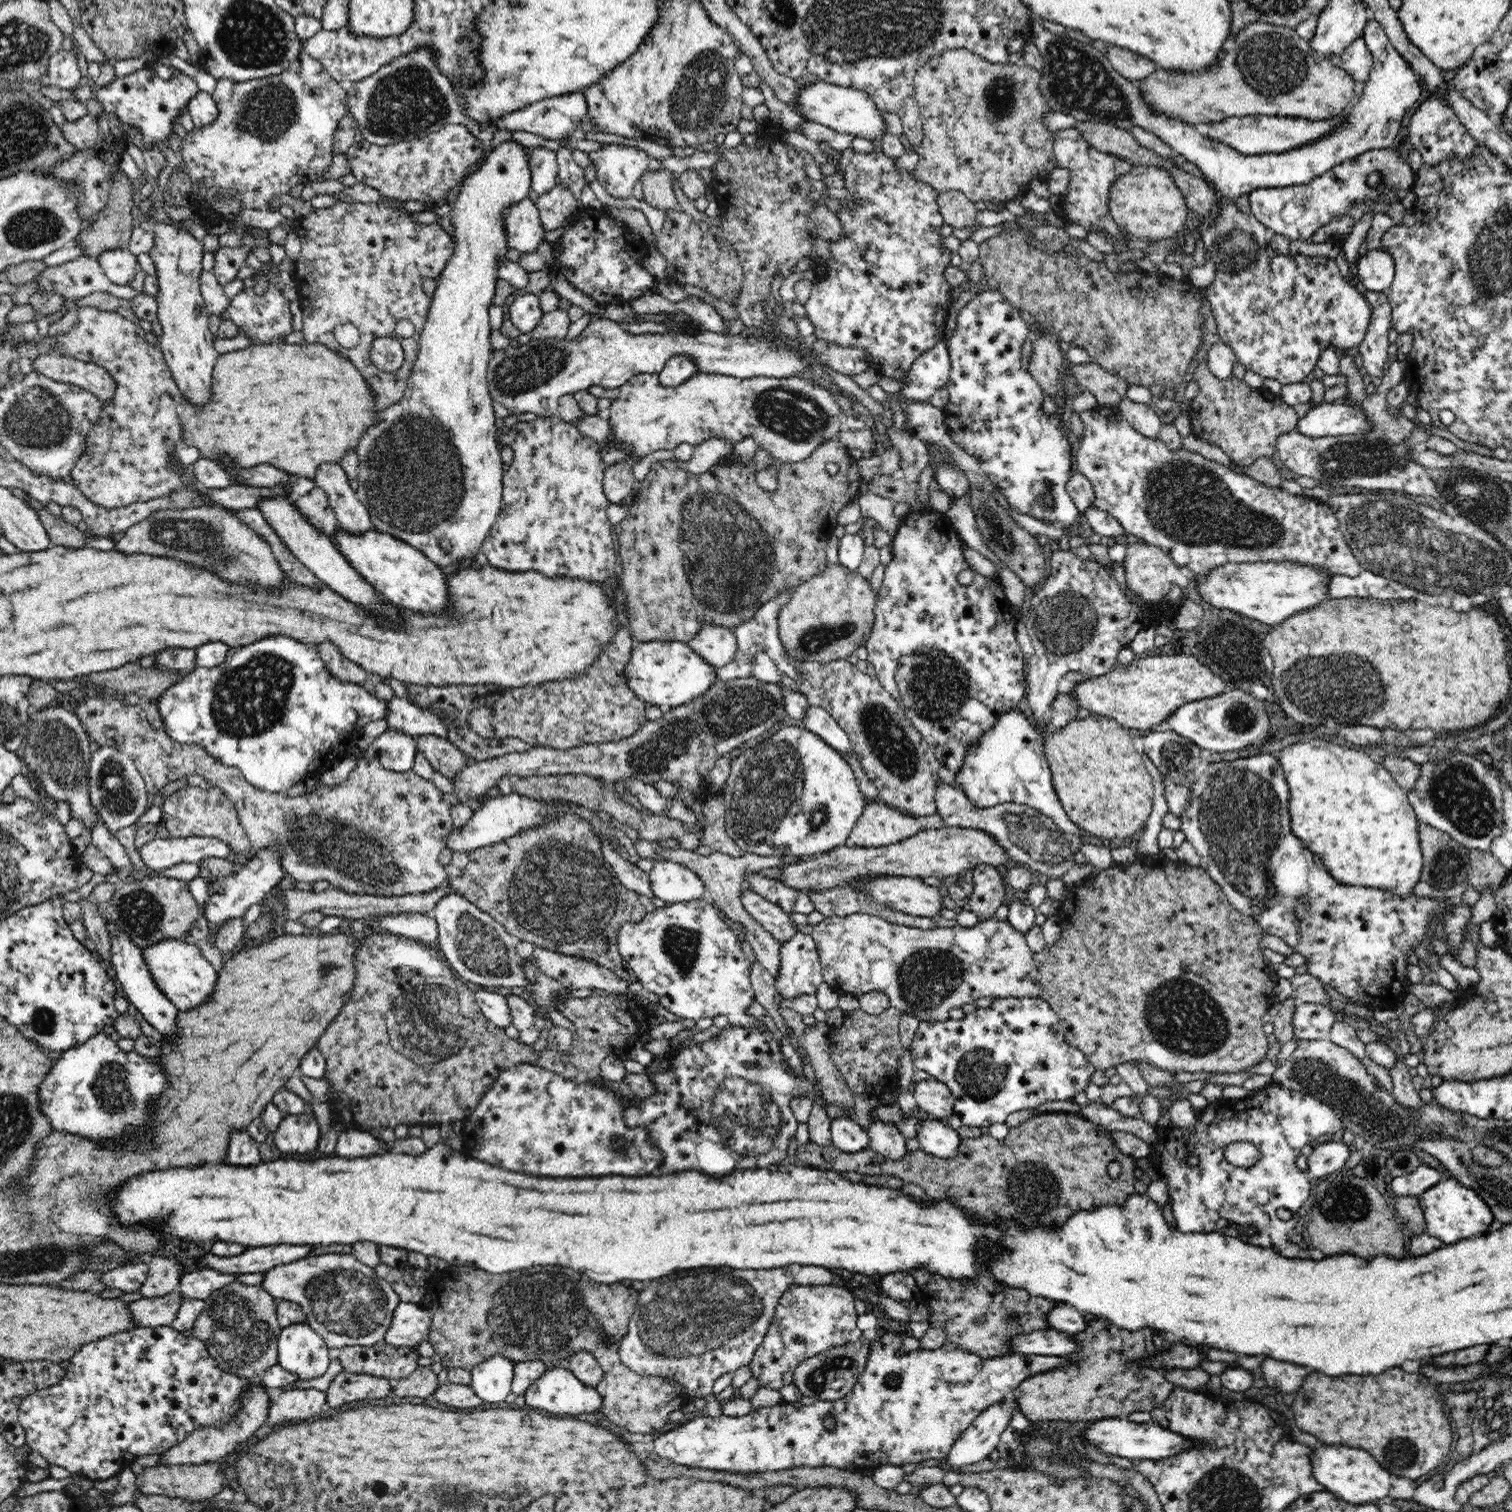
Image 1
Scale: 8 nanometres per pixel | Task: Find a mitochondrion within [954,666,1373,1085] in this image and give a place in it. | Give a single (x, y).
(1239, 815)

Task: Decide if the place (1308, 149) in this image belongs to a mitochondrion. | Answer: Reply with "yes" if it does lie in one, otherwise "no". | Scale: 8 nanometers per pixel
no

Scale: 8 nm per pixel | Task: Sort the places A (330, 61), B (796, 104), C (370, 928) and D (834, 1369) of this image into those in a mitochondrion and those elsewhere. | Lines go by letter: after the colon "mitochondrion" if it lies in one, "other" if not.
A: other
B: other
C: other
D: mitochondrion

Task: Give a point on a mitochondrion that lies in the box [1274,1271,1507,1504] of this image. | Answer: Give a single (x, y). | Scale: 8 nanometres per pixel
(1401, 1454)

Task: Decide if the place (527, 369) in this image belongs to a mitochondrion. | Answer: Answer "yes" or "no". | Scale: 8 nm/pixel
yes

